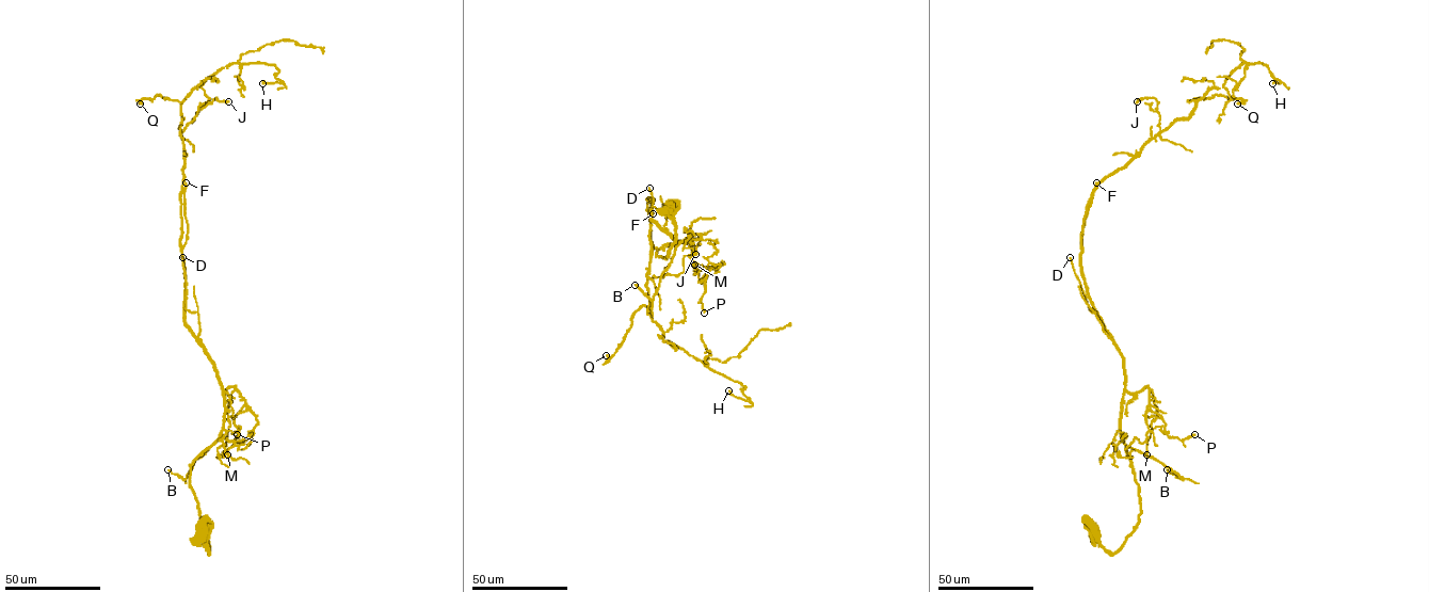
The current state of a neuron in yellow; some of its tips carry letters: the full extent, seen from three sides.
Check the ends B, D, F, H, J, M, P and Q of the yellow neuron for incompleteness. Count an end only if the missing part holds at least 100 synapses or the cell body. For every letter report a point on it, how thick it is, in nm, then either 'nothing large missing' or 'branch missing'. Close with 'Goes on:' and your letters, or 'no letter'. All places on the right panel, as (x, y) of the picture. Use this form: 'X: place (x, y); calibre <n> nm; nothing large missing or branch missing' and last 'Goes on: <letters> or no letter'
B: place (1167, 469); calibre 280 nm; nothing large missing
D: place (1070, 257); calibre 150 nm; nothing large missing
F: place (1096, 182); calibre 360 nm; nothing large missing
H: place (1272, 83); calibre 180 nm; nothing large missing
J: place (1137, 101); calibre 200 nm; nothing large missing
M: place (1146, 454); calibre 150 nm; nothing large missing
P: place (1194, 434); calibre 180 nm; nothing large missing
Q: place (1237, 104); calibre 200 nm; nothing large missing
Goes on: no letter

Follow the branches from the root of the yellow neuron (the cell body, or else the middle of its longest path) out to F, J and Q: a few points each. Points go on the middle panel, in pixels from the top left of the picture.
F: (669, 207), (675, 239), (665, 258), (658, 250), (691, 239), (677, 241), (654, 220), (648, 197), (653, 213)
J: (669, 207), (675, 239), (657, 256), (691, 239), (664, 230), (647, 198), (647, 276), (678, 275), (695, 254)
Q: (669, 207), (675, 239), (657, 256), (691, 239), (664, 230), (647, 198), (651, 312), (642, 305), (606, 355)

